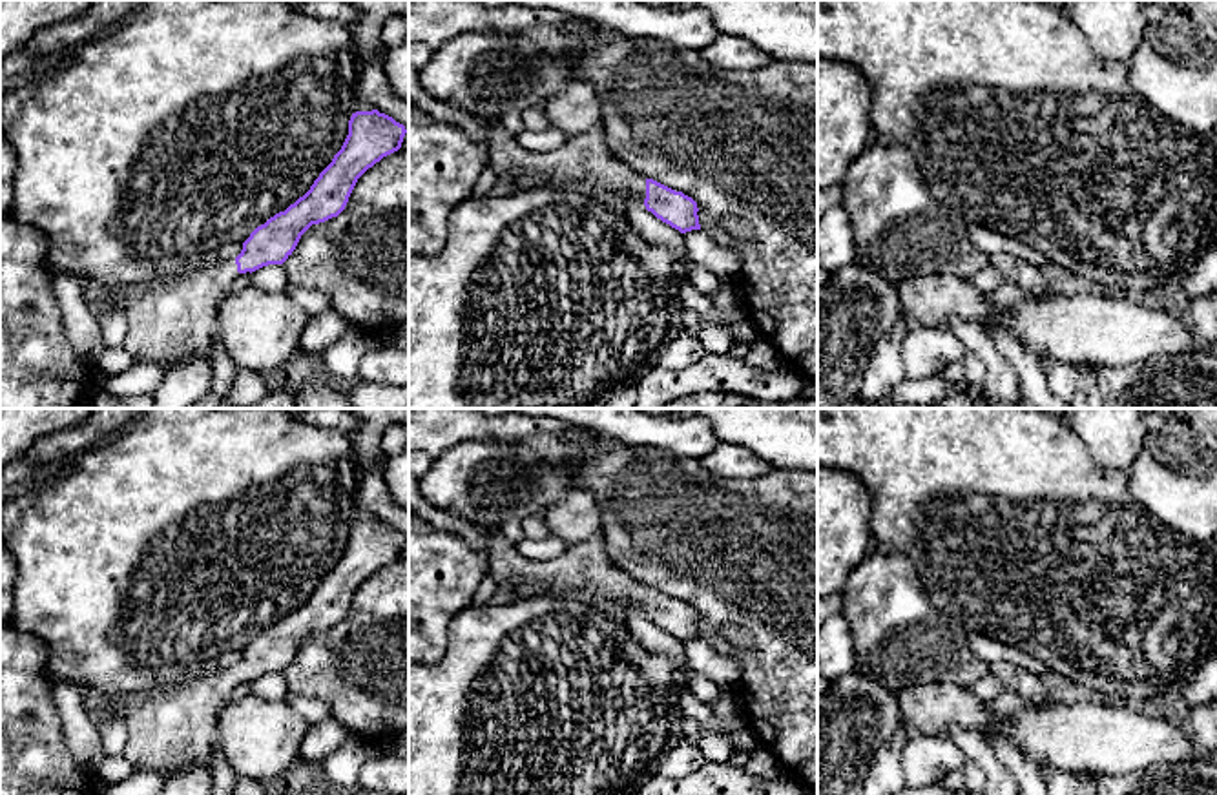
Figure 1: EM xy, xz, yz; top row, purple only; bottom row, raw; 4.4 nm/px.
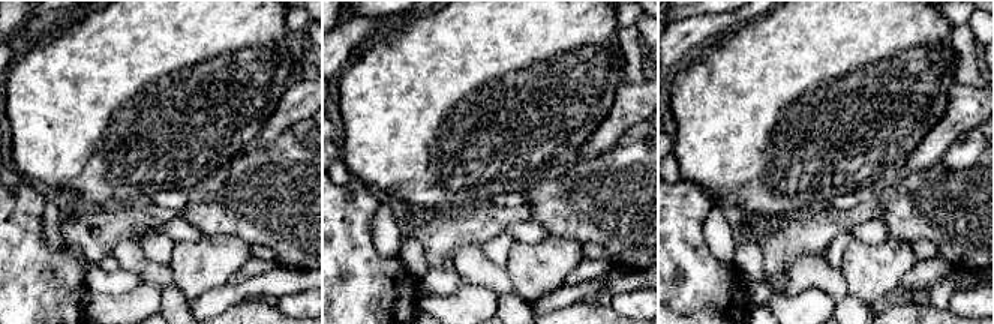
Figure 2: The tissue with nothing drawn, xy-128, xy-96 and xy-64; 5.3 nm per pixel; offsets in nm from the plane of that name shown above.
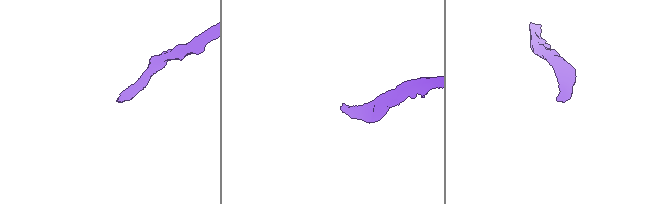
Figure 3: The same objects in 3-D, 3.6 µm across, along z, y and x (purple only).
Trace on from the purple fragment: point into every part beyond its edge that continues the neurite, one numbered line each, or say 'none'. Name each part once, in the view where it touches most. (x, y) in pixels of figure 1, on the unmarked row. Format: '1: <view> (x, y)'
1: xz (584, 567)

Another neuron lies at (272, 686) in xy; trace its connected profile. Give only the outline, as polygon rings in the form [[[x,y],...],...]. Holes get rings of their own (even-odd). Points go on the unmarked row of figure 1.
[[[268,673],[250,682],[250,695],[277,702],[285,700],[286,695],[286,680],[283,673]]]

